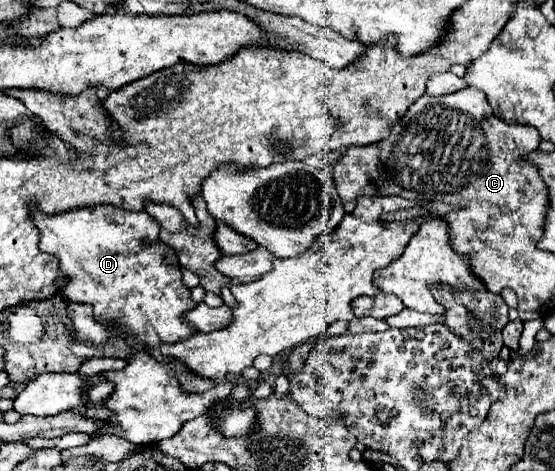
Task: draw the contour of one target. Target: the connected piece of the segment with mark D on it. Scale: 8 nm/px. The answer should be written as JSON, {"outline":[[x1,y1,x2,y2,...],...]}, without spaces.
{"outline":[[100,204,72,208,58,214,40,212,32,214,32,220,40,230,40,252,52,254,58,260,62,274,66,276,66,286,62,288,64,296,70,302,88,302,98,322,118,322,120,328,136,338,136,342,144,344,158,362,166,360,160,352,160,342,178,342,196,332,182,320,182,314,192,310,196,302,190,298,190,288,184,286,184,282,180,280,178,256,172,248,158,240,160,224,156,224,156,220,152,220,148,212,128,212,118,206]]}

